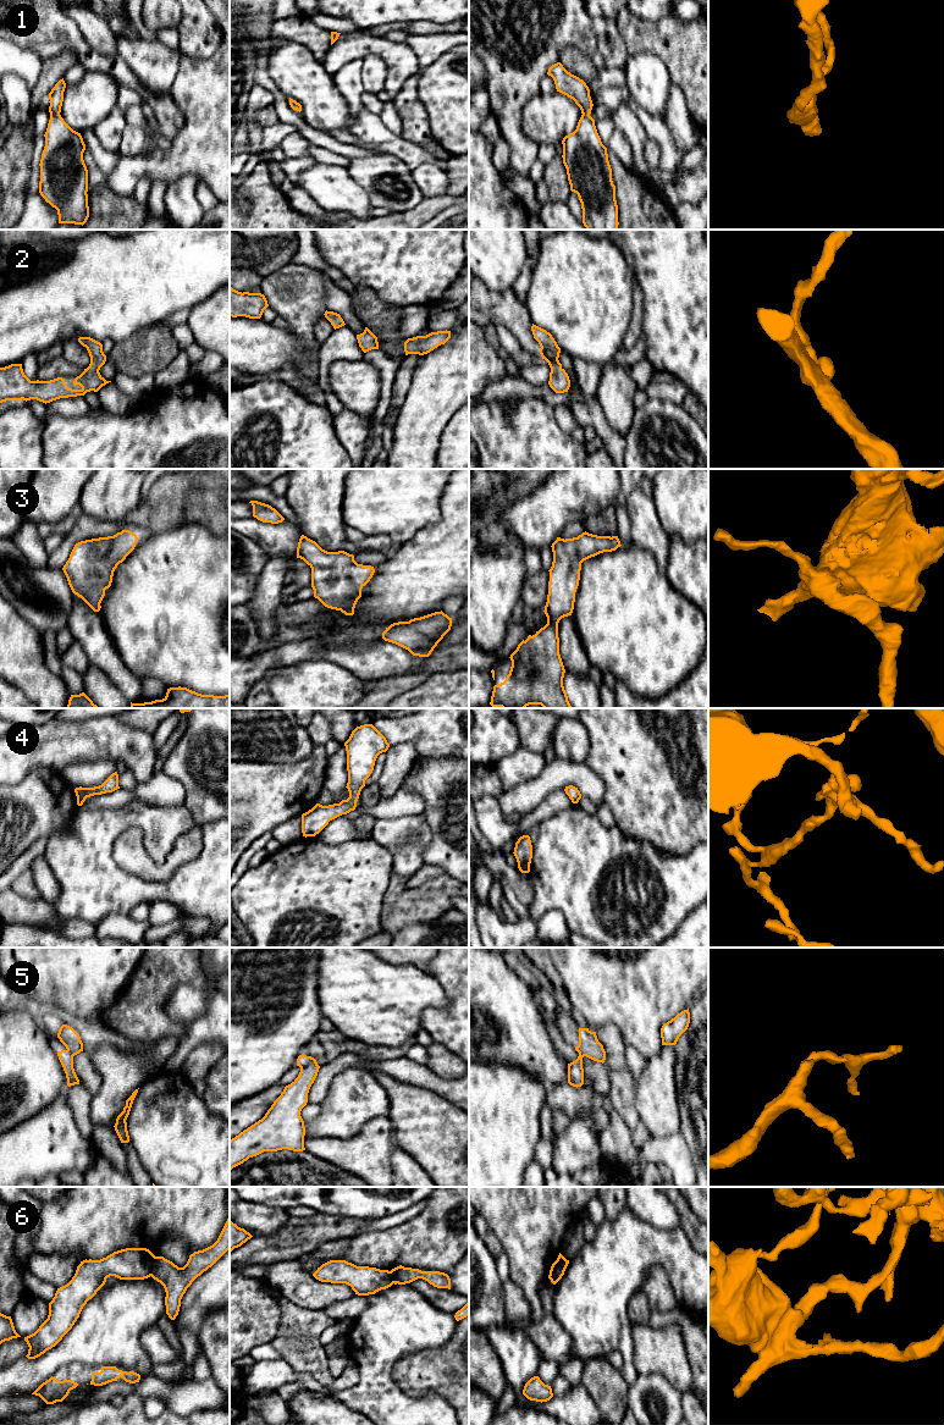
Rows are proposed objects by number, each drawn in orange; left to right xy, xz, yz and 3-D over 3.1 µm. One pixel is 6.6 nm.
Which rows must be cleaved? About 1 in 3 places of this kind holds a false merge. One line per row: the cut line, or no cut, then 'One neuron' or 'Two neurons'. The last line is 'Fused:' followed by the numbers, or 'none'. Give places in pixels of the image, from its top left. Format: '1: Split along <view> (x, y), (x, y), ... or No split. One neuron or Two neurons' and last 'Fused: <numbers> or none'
1: No split. One neuron
2: No split. One neuron
3: No split. One neuron
4: No split. One neuron
5: Split along xz (313, 1058), (301, 1067). Two neurons
6: Split along xy (155, 1257), (150, 1275). Two neurons
Fused: 5, 6

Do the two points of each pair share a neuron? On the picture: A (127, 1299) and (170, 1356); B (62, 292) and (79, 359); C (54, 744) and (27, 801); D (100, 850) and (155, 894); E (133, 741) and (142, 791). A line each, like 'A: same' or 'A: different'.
A: different
B: different
C: different
D: same
E: different

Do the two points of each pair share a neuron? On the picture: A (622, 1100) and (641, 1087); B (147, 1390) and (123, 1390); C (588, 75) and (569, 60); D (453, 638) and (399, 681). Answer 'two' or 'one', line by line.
A: two
B: one
C: one
D: two

